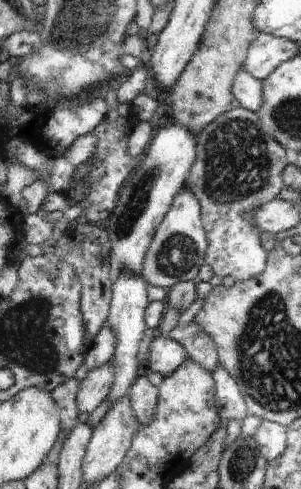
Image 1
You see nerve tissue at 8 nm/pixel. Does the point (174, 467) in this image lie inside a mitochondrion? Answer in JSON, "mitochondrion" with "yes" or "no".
{"mitochondrion":"yes"}

